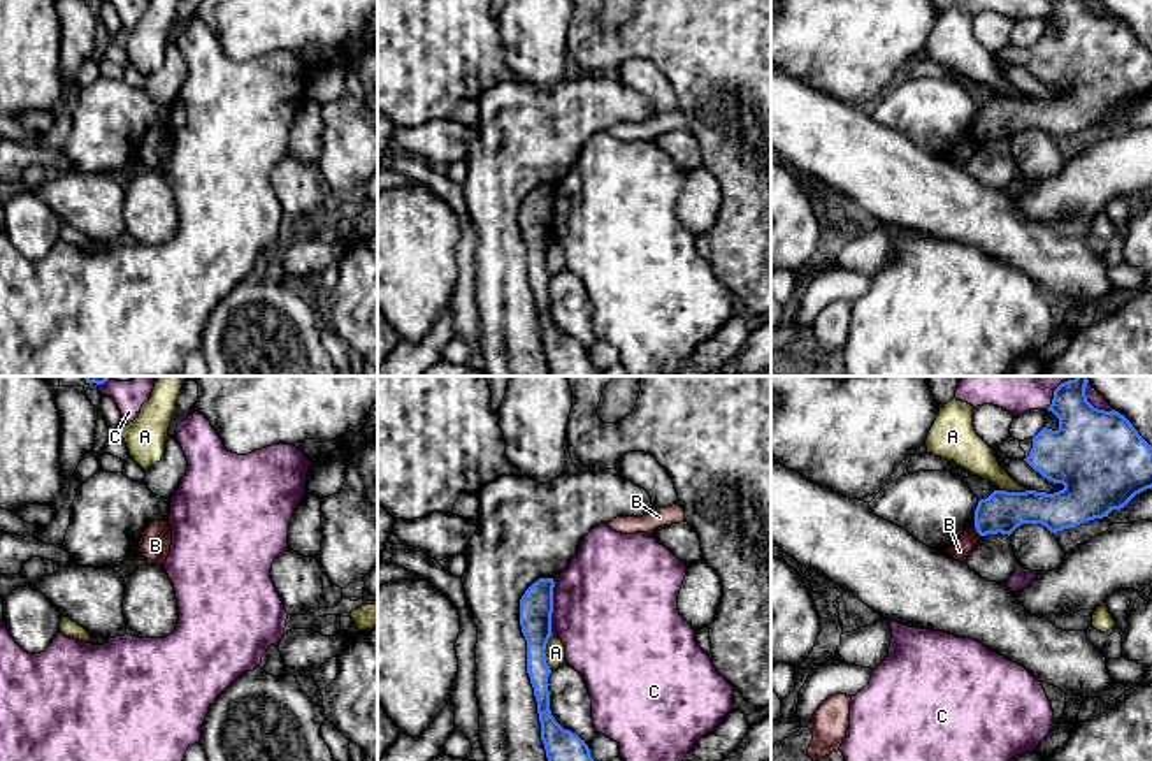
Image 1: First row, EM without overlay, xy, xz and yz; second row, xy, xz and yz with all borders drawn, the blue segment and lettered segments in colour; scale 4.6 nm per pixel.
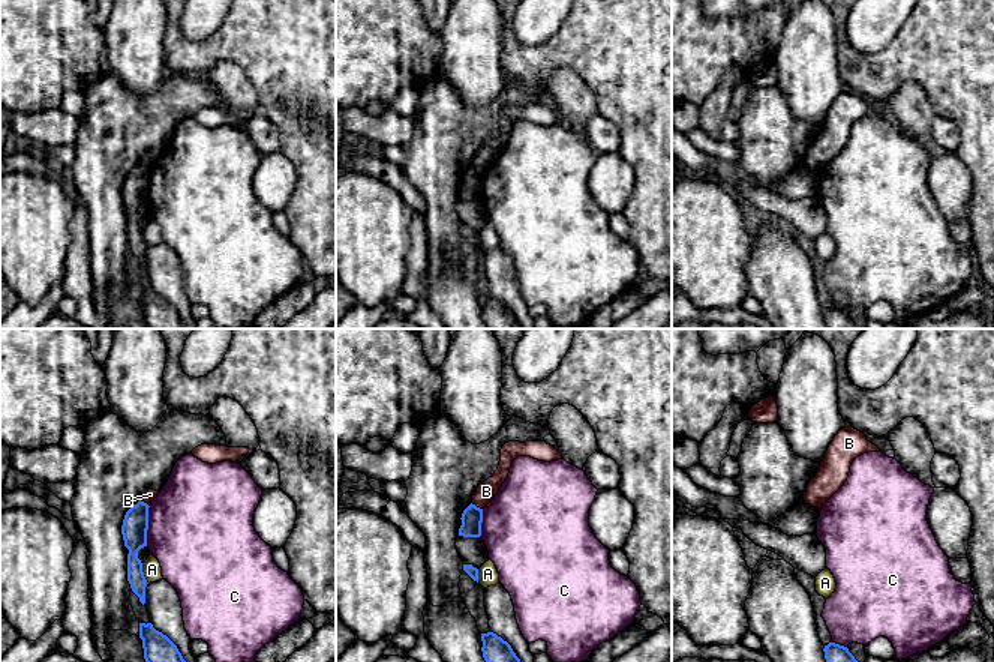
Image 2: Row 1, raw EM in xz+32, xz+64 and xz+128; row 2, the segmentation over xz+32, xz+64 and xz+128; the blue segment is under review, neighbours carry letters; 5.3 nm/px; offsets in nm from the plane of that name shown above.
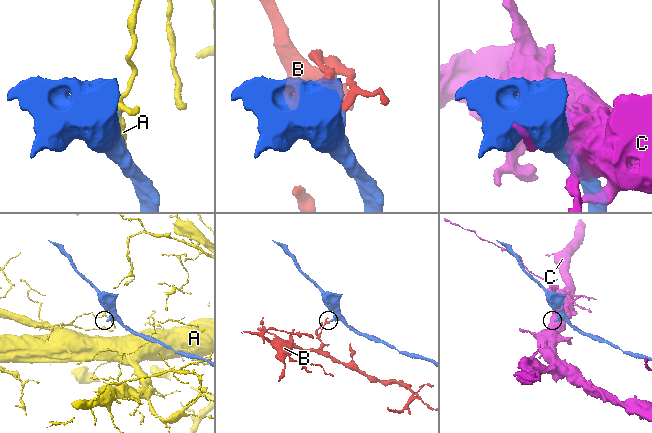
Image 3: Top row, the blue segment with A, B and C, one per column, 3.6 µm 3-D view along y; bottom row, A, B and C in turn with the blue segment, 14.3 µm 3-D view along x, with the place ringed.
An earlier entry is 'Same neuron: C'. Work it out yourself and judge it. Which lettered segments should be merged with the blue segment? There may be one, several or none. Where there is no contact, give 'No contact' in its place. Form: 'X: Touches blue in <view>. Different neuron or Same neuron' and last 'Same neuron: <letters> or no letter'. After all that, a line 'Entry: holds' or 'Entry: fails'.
A: Touches blue in xz. Different neuron
B: Touches blue in yz. Different neuron
C: Touches blue in xz. Different neuron
Same neuron: no letter
Entry: fails

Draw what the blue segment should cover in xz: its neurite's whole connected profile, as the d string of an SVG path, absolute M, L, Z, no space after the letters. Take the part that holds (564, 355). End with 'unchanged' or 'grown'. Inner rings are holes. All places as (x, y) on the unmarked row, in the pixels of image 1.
M539 185L520 206L520 232L527 246L527 279L534 294L550 376L601 376L588 352L576 339L564 336L550 316L546 250L551 239L553 185Z; unchanged

